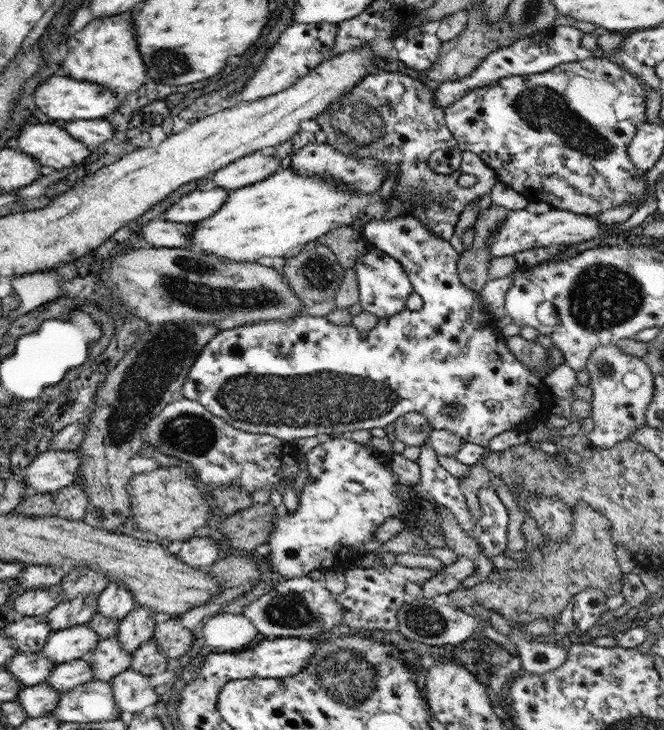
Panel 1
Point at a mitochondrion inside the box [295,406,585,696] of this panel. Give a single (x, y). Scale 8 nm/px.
(422, 619)

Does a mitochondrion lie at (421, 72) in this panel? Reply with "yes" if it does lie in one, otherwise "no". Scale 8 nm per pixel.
no

